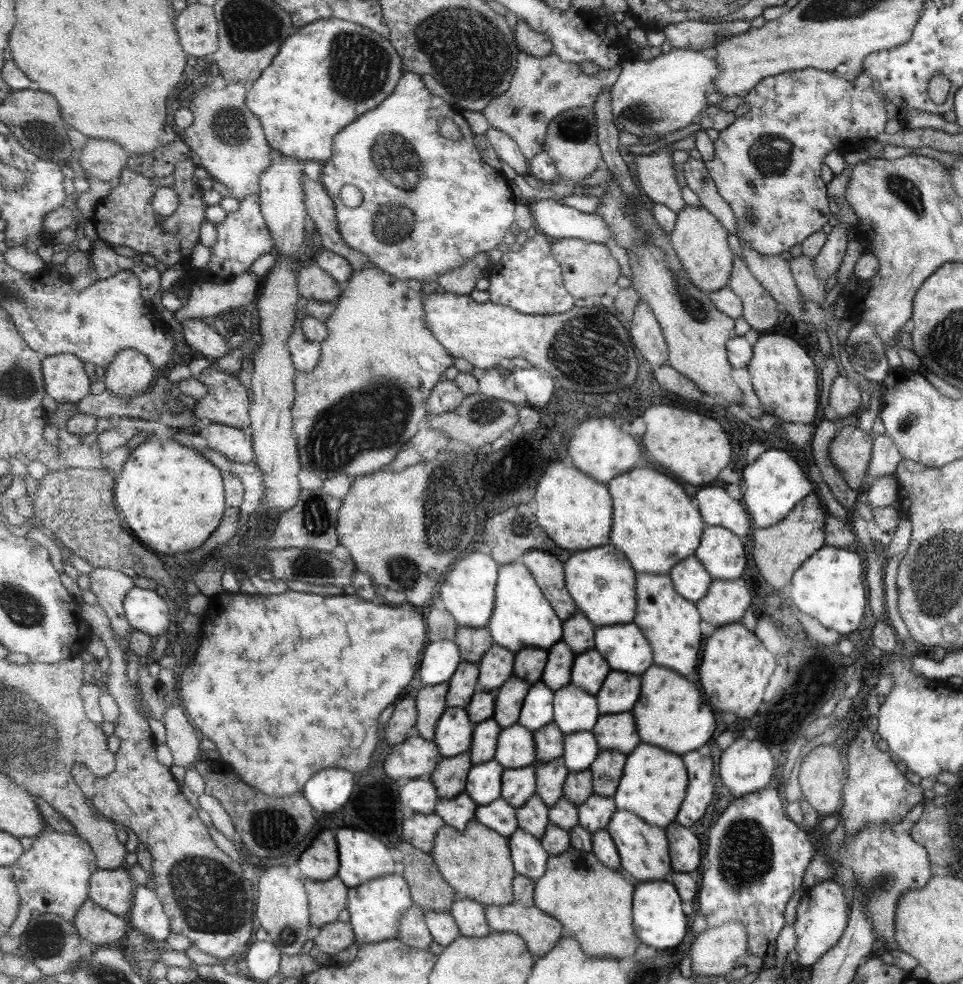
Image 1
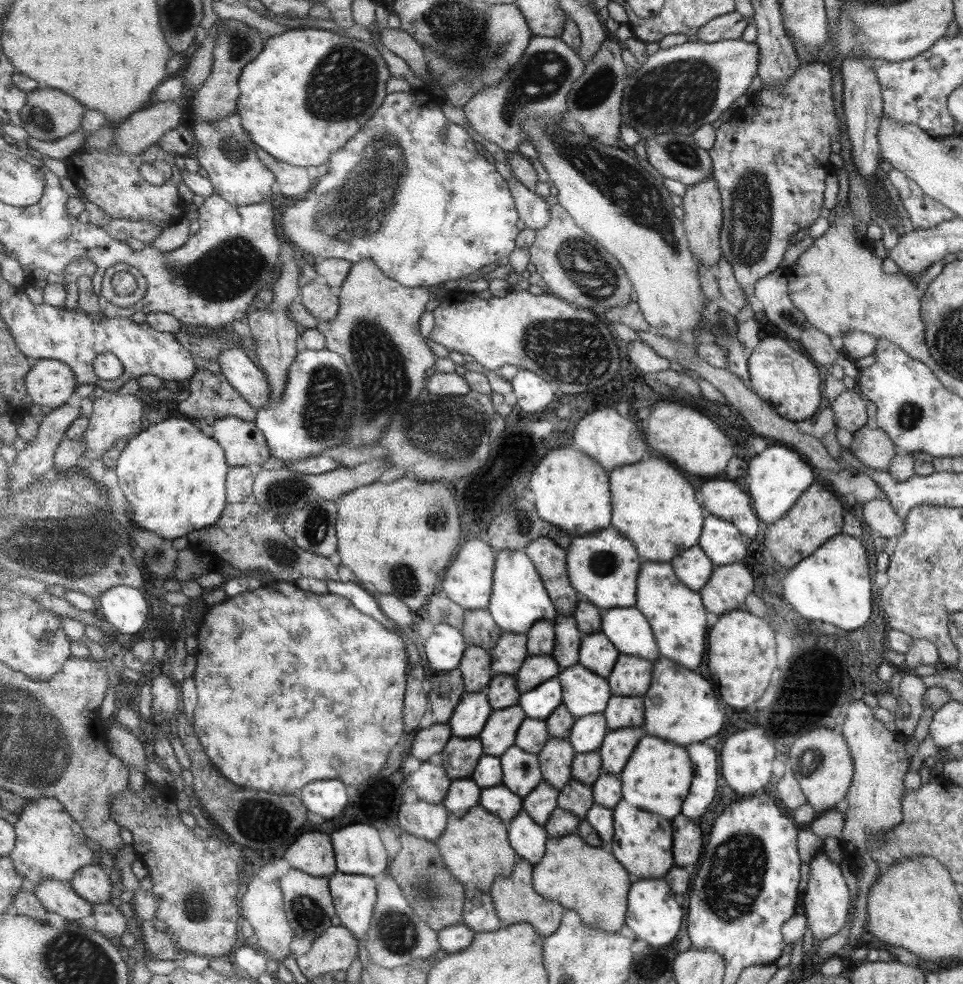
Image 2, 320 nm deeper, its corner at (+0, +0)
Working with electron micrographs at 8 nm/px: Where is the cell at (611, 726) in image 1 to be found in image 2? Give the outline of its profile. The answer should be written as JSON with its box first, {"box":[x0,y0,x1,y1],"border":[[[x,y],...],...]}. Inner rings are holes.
{"box":[602,695,643,730],"border":[[[612,695],[602,715],[609,730],[639,727],[643,724],[643,702],[641,698]]]}

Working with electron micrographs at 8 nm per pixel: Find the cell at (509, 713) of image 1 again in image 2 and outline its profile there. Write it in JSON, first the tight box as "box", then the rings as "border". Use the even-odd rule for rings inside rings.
{"box":[515,654,559,694],"border":[[[549,654],[529,656],[515,676],[518,680],[518,688],[523,694],[539,687],[541,683],[557,676],[559,672],[559,665]]]}

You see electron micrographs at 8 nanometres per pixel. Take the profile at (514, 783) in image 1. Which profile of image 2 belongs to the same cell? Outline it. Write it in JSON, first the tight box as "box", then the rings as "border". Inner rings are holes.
{"box":[501,746,541,797],"border":[[[512,746],[501,757],[504,770],[504,786],[519,796],[526,797],[541,785],[540,756],[527,752],[520,746]]]}

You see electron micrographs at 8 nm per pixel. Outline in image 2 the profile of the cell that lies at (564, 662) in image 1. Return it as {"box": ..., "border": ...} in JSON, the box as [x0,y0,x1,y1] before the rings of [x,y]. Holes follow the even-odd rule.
{"box":[550,616,583,669],"border":[[[555,616],[556,624],[556,647],[550,652],[553,660],[560,669],[566,669],[579,662],[580,641],[583,634],[576,627],[576,620],[573,617]]]}

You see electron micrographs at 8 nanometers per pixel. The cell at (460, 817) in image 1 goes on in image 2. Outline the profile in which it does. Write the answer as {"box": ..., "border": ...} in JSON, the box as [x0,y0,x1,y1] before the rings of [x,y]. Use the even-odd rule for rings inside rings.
{"box":[444,778,483,816],"border":[[[471,778],[453,781],[444,805],[454,815],[465,816],[480,804],[483,791]]]}

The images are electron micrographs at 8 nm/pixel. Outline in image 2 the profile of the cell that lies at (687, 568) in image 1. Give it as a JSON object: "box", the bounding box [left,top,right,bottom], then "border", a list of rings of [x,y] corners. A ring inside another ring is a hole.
{"box":[669,545,714,593],"border":[[[697,545],[680,552],[669,564],[676,577],[680,579],[681,584],[698,593],[714,572],[713,564],[709,561],[708,555]]]}

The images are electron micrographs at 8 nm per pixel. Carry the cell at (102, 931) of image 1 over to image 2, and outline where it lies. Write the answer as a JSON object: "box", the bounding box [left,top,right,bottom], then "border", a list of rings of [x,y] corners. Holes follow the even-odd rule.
{"box":[34,879,93,922],"border":[[[43,879],[34,893],[49,912],[55,912],[69,922],[92,916],[93,905],[72,887],[71,881]]]}

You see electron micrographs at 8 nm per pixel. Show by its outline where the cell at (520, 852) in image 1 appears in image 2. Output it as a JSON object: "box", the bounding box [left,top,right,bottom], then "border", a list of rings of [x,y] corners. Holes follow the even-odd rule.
{"box":[508,810,548,865],"border":[[[525,810],[508,823],[510,841],[519,858],[527,859],[534,865],[540,863],[548,840],[544,827]]]}

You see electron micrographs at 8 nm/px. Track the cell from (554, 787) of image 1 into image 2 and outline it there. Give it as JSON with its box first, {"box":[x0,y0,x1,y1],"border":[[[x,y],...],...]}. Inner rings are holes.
{"box":[540,738,573,792],"border":[[[553,738],[545,744],[540,756],[541,772],[543,781],[551,785],[558,792],[570,781],[572,774],[569,774],[569,764],[573,760],[572,743],[565,739]]]}

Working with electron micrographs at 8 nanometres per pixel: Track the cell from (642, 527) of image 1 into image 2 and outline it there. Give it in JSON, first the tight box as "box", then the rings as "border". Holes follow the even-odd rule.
{"box":[609,458,704,563],"border":[[[651,458],[625,468],[615,467],[609,473],[609,488],[613,496],[610,526],[637,544],[642,561],[670,563],[680,552],[699,542],[704,521],[701,506],[693,496],[695,490],[665,460]]]}

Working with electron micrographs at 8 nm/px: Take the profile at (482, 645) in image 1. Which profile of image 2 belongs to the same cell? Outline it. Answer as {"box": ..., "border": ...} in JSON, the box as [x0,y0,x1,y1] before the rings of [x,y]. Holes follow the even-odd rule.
{"box":[462,609,504,650],"border":[[[466,609],[466,619],[462,628],[468,645],[477,645],[485,650],[493,650],[500,642],[504,630],[497,624],[489,609]]]}

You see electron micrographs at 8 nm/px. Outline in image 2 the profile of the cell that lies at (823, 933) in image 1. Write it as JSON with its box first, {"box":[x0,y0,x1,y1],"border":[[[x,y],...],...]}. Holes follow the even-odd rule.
{"box":[802,853,849,940],"border":[[[816,853],[808,863],[808,881],[802,894],[802,904],[805,910],[806,926],[812,932],[812,938],[825,940],[833,936],[847,918],[847,906],[849,906],[849,892],[845,886],[845,880],[839,872],[839,866],[823,853]]]}

